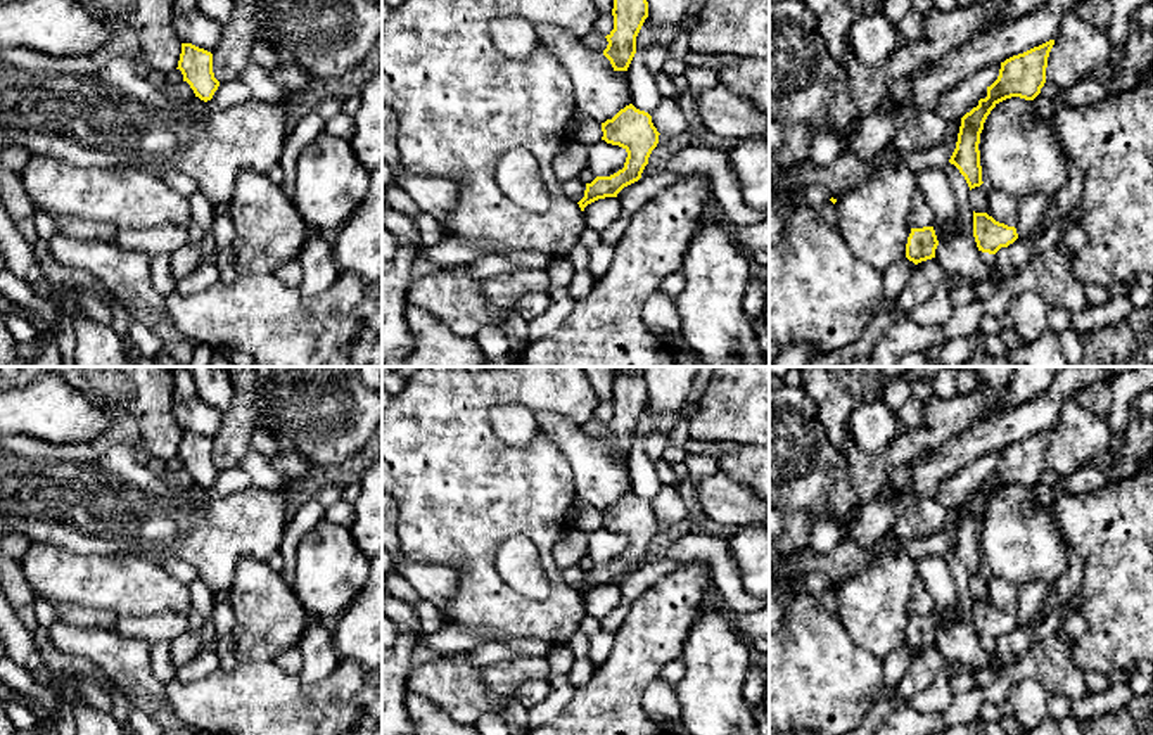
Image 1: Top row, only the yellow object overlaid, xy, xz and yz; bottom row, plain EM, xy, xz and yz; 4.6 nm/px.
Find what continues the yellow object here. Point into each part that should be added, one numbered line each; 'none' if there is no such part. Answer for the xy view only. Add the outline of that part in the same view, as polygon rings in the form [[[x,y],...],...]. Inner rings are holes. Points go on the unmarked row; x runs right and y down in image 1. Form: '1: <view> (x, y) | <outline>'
none

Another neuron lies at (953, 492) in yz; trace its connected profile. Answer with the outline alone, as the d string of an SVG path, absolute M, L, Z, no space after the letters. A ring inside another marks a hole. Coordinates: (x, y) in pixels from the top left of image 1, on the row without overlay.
M1001 451L987 453L980 460L951 474L939 483L933 498L947 510L961 507L980 488L984 477L997 467L999 457Z

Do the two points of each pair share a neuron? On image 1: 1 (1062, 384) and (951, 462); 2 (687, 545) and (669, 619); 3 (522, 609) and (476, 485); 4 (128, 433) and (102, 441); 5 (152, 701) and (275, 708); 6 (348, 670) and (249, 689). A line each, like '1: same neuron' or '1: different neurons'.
1: same neuron
2: different neurons
3: same neuron
4: same neuron
5: different neurons
6: same neuron

